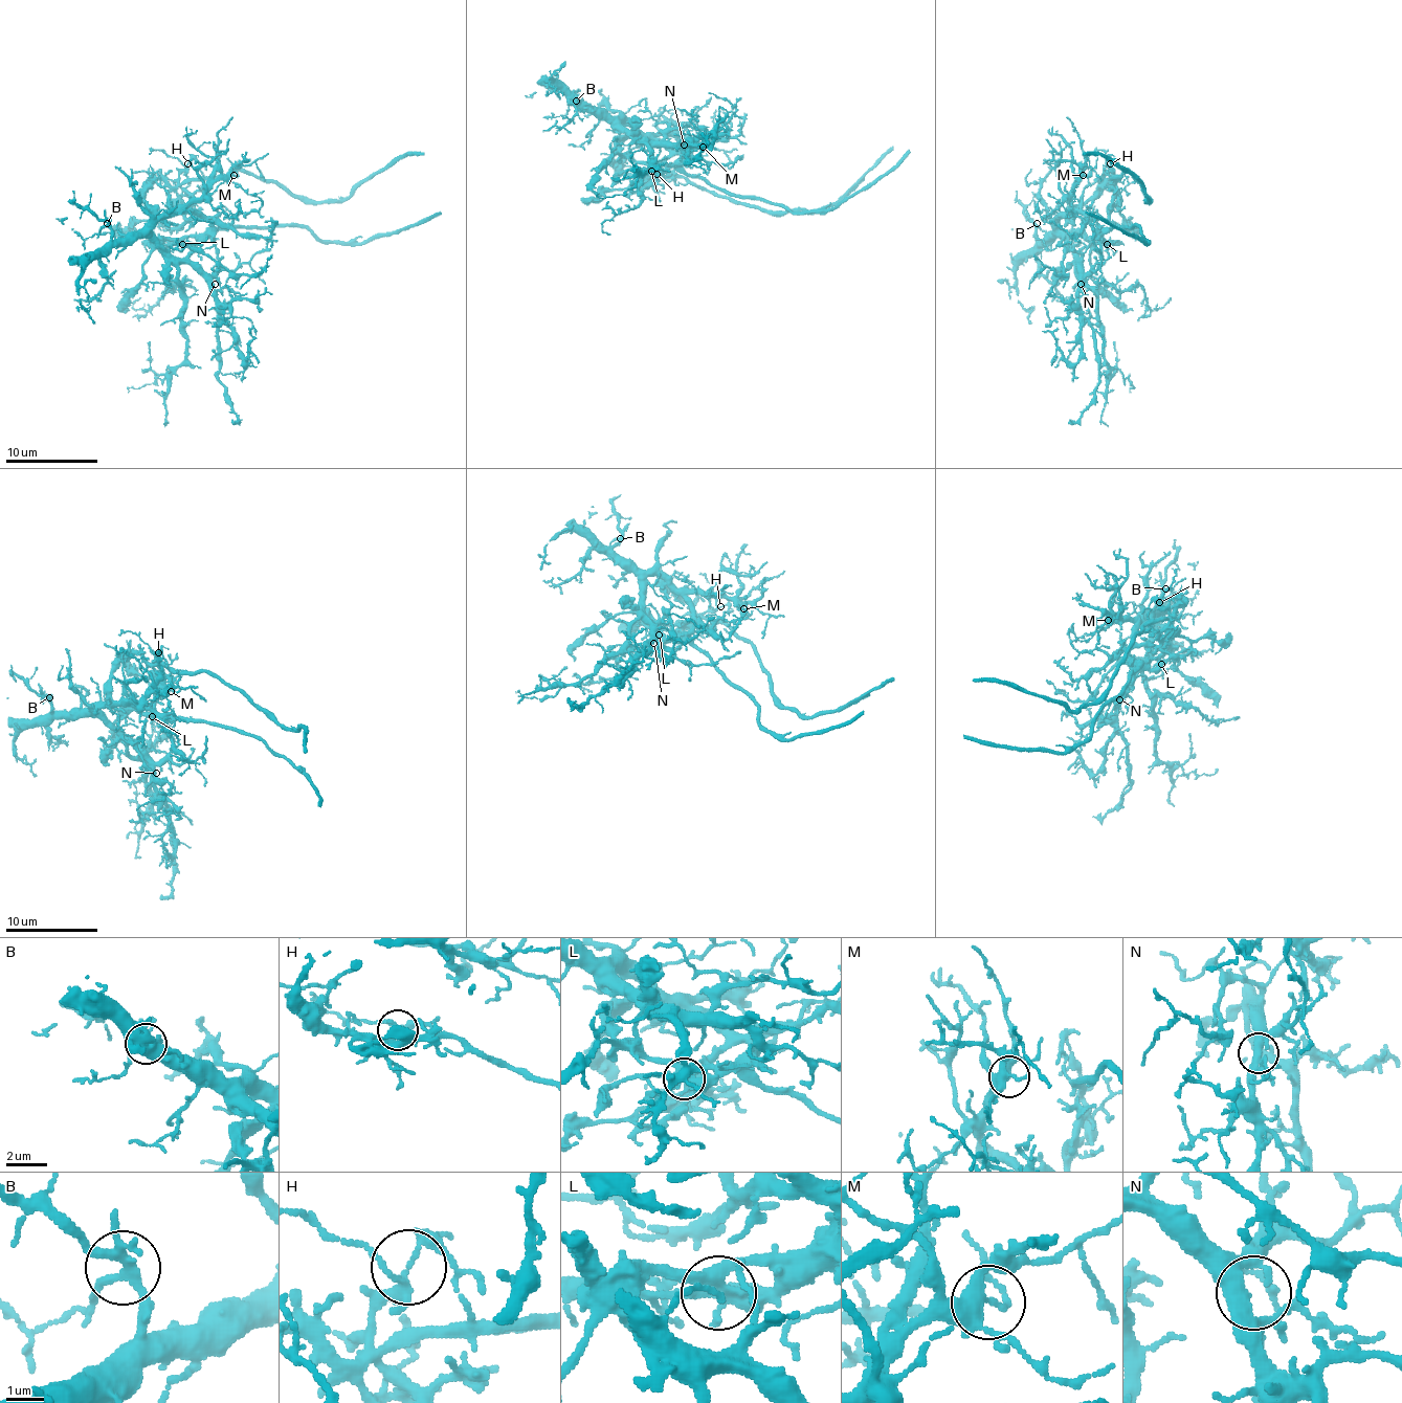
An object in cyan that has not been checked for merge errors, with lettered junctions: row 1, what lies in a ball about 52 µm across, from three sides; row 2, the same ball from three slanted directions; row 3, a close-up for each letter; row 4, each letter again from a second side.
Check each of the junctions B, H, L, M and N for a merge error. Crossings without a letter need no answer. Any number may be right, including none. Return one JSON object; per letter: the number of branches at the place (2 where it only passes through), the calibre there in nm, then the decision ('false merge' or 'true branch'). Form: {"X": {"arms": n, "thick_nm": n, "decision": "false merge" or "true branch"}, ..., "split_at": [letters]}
{"B": {"arms": 5, "thick_nm": 240, "decision": "true branch"}, "H": {"arms": 5, "thick_nm": 190, "decision": "false merge"}, "L": {"arms": 6, "thick_nm": 380, "decision": "false merge"}, "M": {"arms": 5, "thick_nm": 320, "decision": "true branch"}, "N": {"arms": 5, "thick_nm": 360, "decision": "true branch"}, "split_at": ["H", "L"]}

